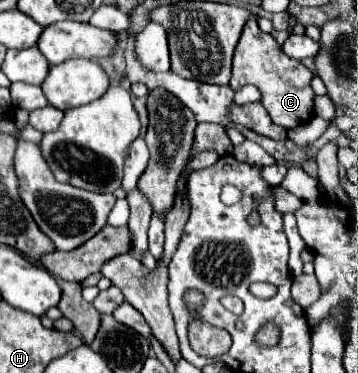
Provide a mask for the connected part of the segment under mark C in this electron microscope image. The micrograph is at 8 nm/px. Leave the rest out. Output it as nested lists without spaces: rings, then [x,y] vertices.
[[[251,17],[243,29],[243,35],[239,39],[239,45],[235,49],[235,57],[233,57],[233,73],[231,73],[231,87],[233,89],[241,89],[245,85],[255,85],[263,99],[263,107],[267,109],[269,117],[285,127],[285,129],[293,129],[297,125],[303,125],[305,121],[309,121],[313,115],[313,97],[315,93],[311,91],[311,77],[313,73],[295,59],[289,59],[283,51],[281,45],[273,39],[273,35],[263,33],[257,25],[257,19]]]

